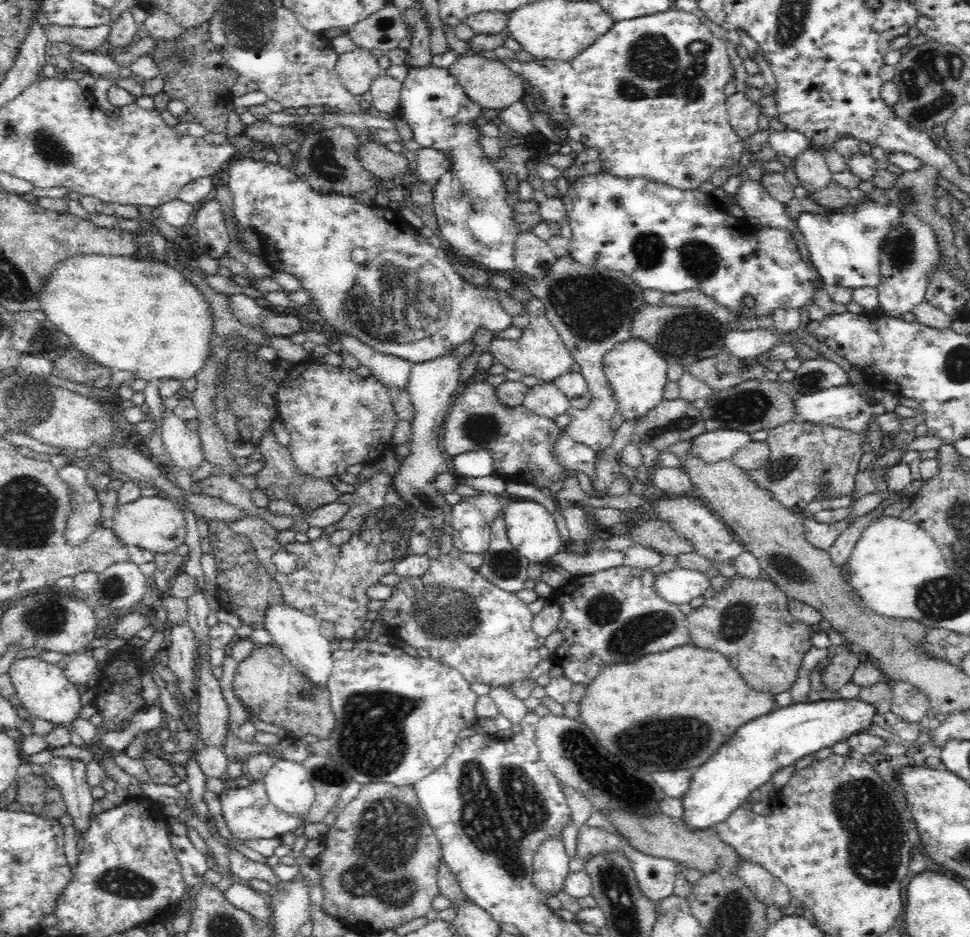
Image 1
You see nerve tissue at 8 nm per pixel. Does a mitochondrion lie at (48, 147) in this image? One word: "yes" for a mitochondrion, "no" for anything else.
yes

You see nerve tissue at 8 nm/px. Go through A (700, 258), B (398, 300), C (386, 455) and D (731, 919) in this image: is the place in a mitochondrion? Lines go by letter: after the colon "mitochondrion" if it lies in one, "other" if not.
A: mitochondrion
B: mitochondrion
C: other
D: mitochondrion

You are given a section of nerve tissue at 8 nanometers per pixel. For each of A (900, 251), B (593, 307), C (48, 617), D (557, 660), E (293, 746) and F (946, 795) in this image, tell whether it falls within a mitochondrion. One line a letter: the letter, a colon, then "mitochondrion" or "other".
A: mitochondrion
B: mitochondrion
C: mitochondrion
D: other
E: other
F: other

